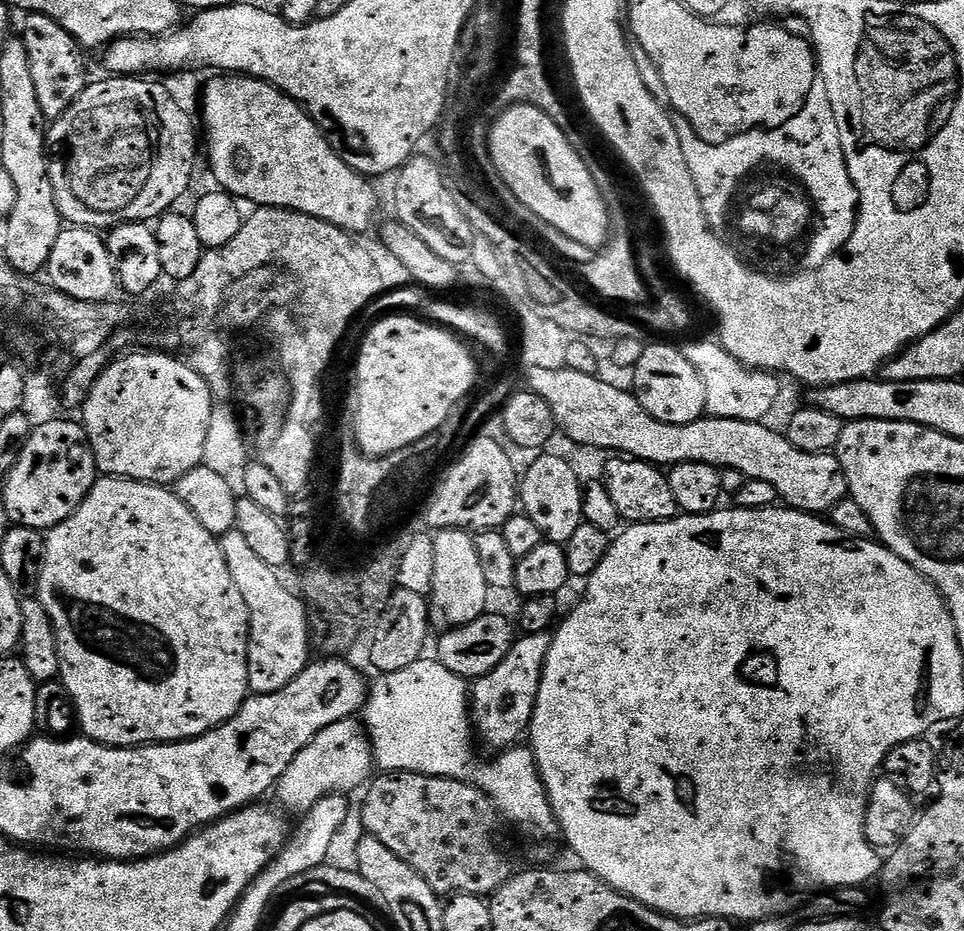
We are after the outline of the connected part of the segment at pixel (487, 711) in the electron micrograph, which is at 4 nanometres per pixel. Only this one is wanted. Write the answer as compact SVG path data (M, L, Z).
M548 632L524 634L512 649L486 675L479 677L470 688L470 719L475 735L492 751L499 754L515 745L520 735L529 731L546 658L550 654L552 636Z

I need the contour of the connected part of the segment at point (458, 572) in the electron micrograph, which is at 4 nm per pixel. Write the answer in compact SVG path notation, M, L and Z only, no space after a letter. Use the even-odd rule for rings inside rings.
M442 528L432 536L434 542L434 586L431 599L436 600L440 612L452 626L469 624L489 611L490 589L474 550L474 536L462 528Z

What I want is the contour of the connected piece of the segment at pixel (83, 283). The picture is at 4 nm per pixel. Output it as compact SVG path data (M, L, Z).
M68 226L58 234L58 242L54 242L54 250L50 250L47 276L47 283L55 291L95 304L107 301L111 297L108 295L118 288L105 237L91 228Z

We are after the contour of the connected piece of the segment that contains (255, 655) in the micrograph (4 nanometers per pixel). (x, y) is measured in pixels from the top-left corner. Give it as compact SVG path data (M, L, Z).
M227 532L219 541L222 554L226 554L226 566L230 566L230 578L234 578L242 598L246 598L250 614L248 687L261 696L282 690L310 663L307 610L300 597L285 589L281 573L254 554L240 532Z

